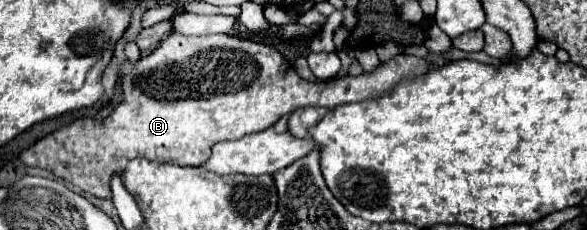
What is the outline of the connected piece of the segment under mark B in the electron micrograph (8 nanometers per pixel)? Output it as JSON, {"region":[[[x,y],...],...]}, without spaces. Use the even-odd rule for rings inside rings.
{"region":[[[171,35],[167,37],[151,55],[141,57],[139,61],[125,61],[121,65],[121,103],[107,115],[103,121],[77,119],[67,127],[61,127],[47,137],[39,139],[29,149],[21,151],[21,161],[31,167],[41,167],[55,173],[59,179],[65,179],[87,193],[97,197],[111,197],[109,179],[113,173],[121,173],[123,167],[135,159],[145,157],[159,163],[195,163],[201,165],[209,157],[211,145],[219,141],[231,141],[245,137],[249,133],[263,131],[271,127],[281,115],[291,113],[299,107],[319,105],[319,107],[337,107],[351,101],[363,101],[367,97],[383,95],[403,77],[417,77],[429,71],[425,59],[397,55],[393,61],[383,63],[371,73],[359,77],[341,77],[329,83],[309,83],[301,79],[295,69],[285,61],[285,57],[269,45],[237,37],[237,35],[203,35],[203,37],[185,37]]]}

